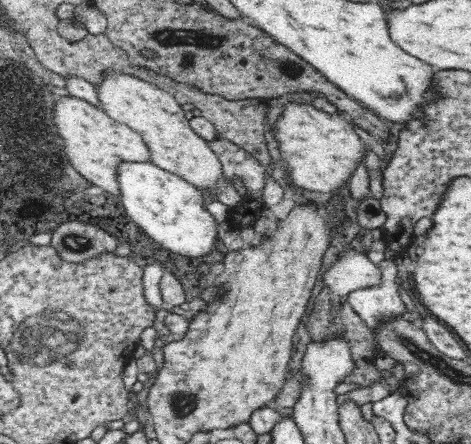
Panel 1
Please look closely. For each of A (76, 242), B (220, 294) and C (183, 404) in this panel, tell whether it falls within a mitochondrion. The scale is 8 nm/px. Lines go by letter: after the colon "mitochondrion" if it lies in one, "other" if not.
A: mitochondrion
B: mitochondrion
C: mitochondrion

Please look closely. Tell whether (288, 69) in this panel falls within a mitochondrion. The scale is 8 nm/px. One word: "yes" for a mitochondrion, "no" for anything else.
yes

